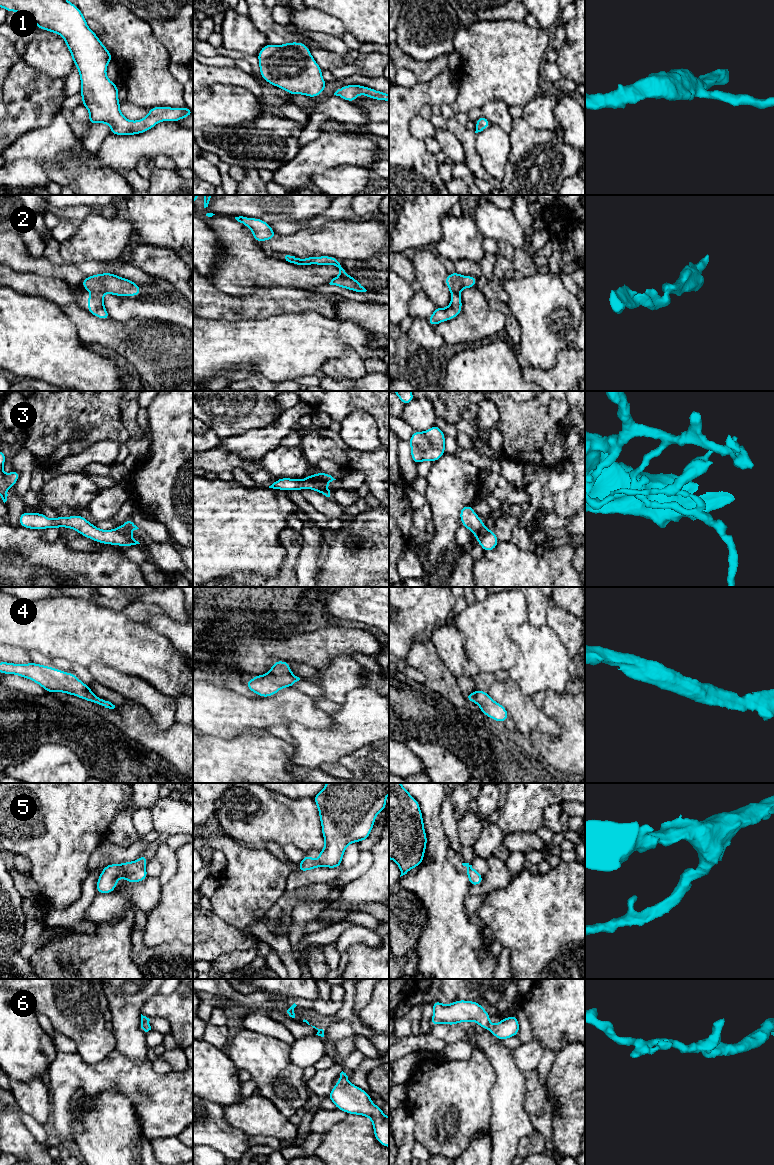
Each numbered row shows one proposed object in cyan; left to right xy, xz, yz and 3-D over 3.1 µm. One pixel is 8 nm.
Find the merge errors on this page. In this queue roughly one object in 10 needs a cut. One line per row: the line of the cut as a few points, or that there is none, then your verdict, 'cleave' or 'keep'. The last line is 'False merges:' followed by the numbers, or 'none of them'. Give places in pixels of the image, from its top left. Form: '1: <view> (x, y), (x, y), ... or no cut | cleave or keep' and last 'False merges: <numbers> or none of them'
1: no cut | keep
2: no cut | keep
3: xz (315, 474), (325, 485) | cleave
4: no cut | keep
5: no cut | keep
6: no cut | keep
False merges: 3

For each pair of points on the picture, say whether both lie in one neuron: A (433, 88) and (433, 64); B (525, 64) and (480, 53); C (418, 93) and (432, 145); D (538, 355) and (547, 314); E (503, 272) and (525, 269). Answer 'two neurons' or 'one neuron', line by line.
A: two neurons
B: one neuron
C: two neurons
D: one neuron
E: two neurons

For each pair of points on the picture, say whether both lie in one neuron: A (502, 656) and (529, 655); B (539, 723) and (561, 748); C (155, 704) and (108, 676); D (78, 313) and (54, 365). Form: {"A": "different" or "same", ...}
{"A": "different", "B": "different", "C": "same", "D": "different"}

